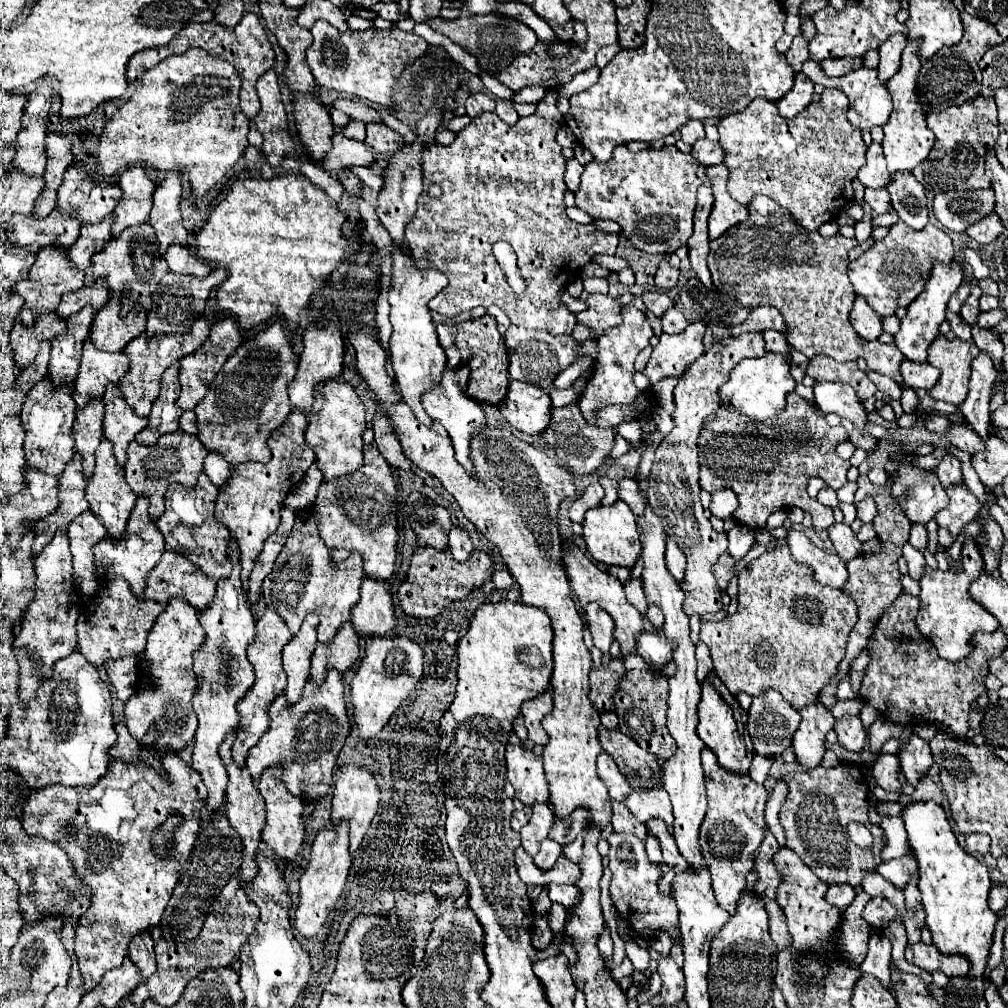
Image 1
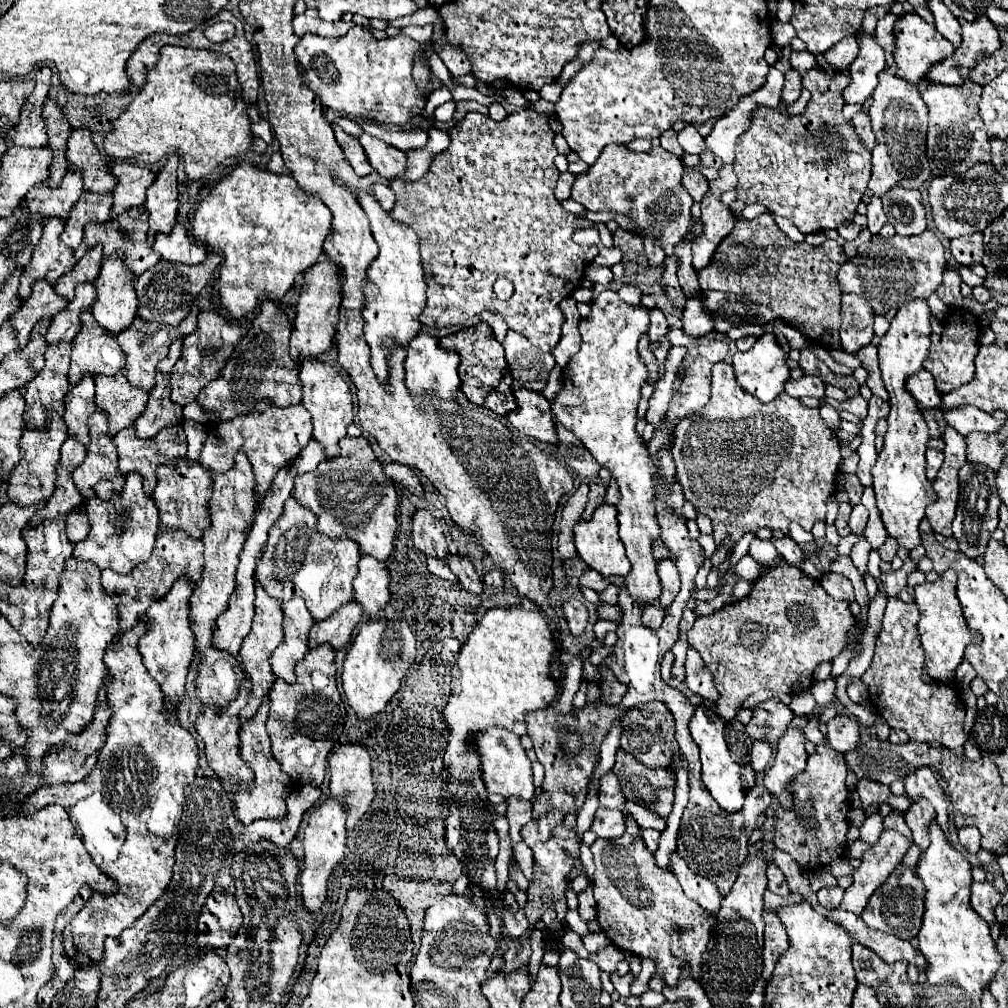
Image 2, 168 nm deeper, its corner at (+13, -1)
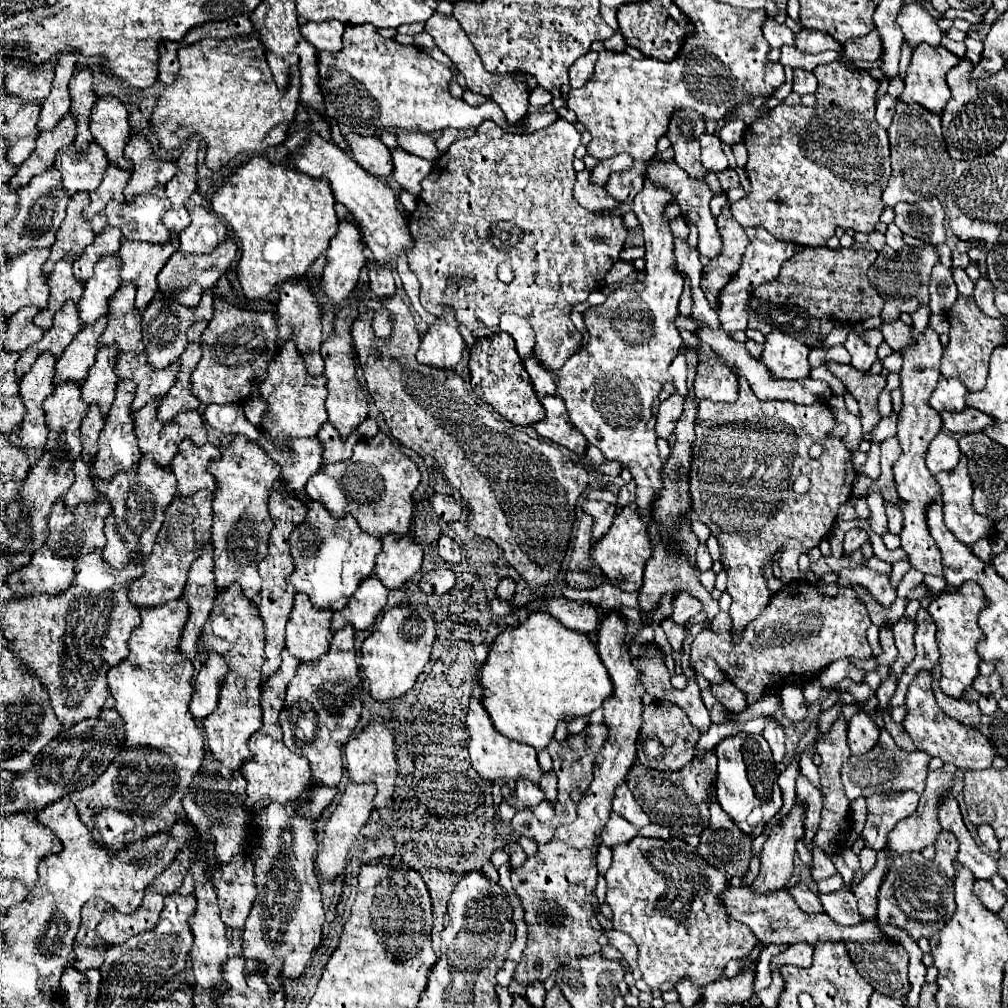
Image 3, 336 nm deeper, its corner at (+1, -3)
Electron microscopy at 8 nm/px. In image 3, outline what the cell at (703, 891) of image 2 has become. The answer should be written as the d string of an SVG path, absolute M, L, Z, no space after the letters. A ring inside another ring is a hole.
M729 885L723 893L721 893L721 901L727 909L727 913L745 923L759 941L763 943L785 943L785 945L793 945L799 941L817 945L823 941L859 941L859 943L881 943L881 929L875 921L861 921L857 925L851 927L843 927L839 923L835 923L827 913L817 913L817 915L807 915L803 911L799 911L797 903L791 899L791 895L787 895L787 891L775 891L775 895L755 895L755 891L751 891L745 885Z

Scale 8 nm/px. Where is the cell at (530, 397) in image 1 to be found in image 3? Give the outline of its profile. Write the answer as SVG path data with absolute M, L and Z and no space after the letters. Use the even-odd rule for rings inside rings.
M547 395L541 399L541 405L545 409L545 419L533 425L535 431L541 437L547 437L553 443L567 447L569 451L583 455L587 439L583 439L583 433L571 423L571 419L567 419L563 401L557 395Z

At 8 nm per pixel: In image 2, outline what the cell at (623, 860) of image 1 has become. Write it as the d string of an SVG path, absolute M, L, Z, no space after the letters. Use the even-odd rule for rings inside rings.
M625 833L623 837L617 837L613 841L597 839L591 845L593 861L595 861L595 887L593 897L597 901L597 921L605 935L611 939L611 943L623 951L629 951L641 959L653 959L655 961L655 975L663 979L665 985L675 987L681 977L681 967L689 965L691 977L697 981L701 979L701 965L703 965L703 953L707 949L711 929L715 925L715 919L711 913L707 913L699 903L691 901L683 889L679 889L679 881L675 881L673 873L669 869L659 869L655 863L653 853L647 849L643 839L631 837Z

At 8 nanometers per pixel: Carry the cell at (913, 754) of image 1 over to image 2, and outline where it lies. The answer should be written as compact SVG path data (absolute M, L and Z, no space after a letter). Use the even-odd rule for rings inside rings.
M921 767L917 771L911 771L905 777L905 789L907 795L911 797L911 801L919 801L921 797L927 799L937 813L937 823L941 825L943 833L949 835L949 817L947 817L947 799L945 799L945 791L939 787L937 777L933 773L933 769L929 767Z

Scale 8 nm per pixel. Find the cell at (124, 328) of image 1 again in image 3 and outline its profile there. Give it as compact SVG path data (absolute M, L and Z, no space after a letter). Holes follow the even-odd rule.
M171 237L171 243L167 243L167 247L139 241L123 241L123 247L117 251L117 257L121 259L121 279L127 283L135 283L137 311L145 311L147 305L153 301L157 291L157 273L163 269L163 263L167 263L169 255L175 251L175 237Z

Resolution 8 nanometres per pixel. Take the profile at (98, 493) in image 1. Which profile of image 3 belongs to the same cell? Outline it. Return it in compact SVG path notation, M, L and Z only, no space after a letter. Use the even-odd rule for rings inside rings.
M117 383L117 391L115 391L115 401L109 409L109 415L105 419L105 427L99 435L99 453L95 459L95 477L99 481L111 481L111 475L117 473L129 473L135 471L139 467L139 447L137 447L137 439L133 433L133 417L131 417L131 401L133 401L133 393L135 393L135 383Z

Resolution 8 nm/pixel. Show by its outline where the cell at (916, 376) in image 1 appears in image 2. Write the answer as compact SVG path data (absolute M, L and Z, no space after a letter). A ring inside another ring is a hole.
M921 369L919 373L911 375L907 379L907 389L911 391L911 395L917 399L917 403L923 409L937 409L937 407L941 407L943 393L939 393L939 389L935 385L935 379L933 379L933 375L929 371Z

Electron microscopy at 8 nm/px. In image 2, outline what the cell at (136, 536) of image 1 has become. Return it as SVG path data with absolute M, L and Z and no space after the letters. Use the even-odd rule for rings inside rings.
M129 473L125 487L119 493L113 493L109 501L87 501L85 503L87 517L91 521L91 529L79 545L75 545L75 559L91 561L99 569L111 569L115 573L131 573L139 563L151 557L155 535L159 529L155 501L143 493L143 477L139 473Z

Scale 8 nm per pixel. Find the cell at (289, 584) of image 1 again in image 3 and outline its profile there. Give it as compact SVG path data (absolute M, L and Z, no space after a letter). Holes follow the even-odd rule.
M307 501L305 509L303 523L299 523L289 537L295 571L287 577L287 583L291 583L295 591L307 593L315 609L341 611L359 585L371 575L375 555L381 551L381 541L361 531L351 515L343 519L329 515L319 501Z

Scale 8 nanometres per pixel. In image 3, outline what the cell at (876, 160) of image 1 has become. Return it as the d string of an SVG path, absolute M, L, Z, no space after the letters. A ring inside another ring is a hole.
M883 95L879 101L877 101L877 113L875 113L875 119L877 123L887 129L891 125L891 117L893 117L893 111L895 111L895 103L897 103L897 97L893 95Z

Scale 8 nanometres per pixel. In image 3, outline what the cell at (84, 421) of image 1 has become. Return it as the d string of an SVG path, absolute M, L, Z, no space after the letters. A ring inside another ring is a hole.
M103 347L103 351L97 351L95 365L89 371L87 383L81 387L81 399L87 405L97 405L103 417L107 417L115 397L117 379L113 367L115 367L115 351L111 351L111 347Z

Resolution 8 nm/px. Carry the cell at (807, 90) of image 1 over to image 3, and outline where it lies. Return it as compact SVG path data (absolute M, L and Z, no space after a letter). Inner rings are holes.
M795 69L793 91L799 93L799 95L815 93L815 91L817 91L817 79L815 79L815 75L809 73L809 71L803 71L803 69Z

